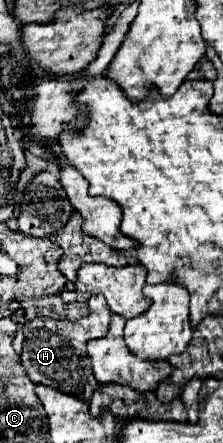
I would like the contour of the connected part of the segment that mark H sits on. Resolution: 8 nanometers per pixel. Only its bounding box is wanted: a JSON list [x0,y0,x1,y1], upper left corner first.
[22,295,112,403]

